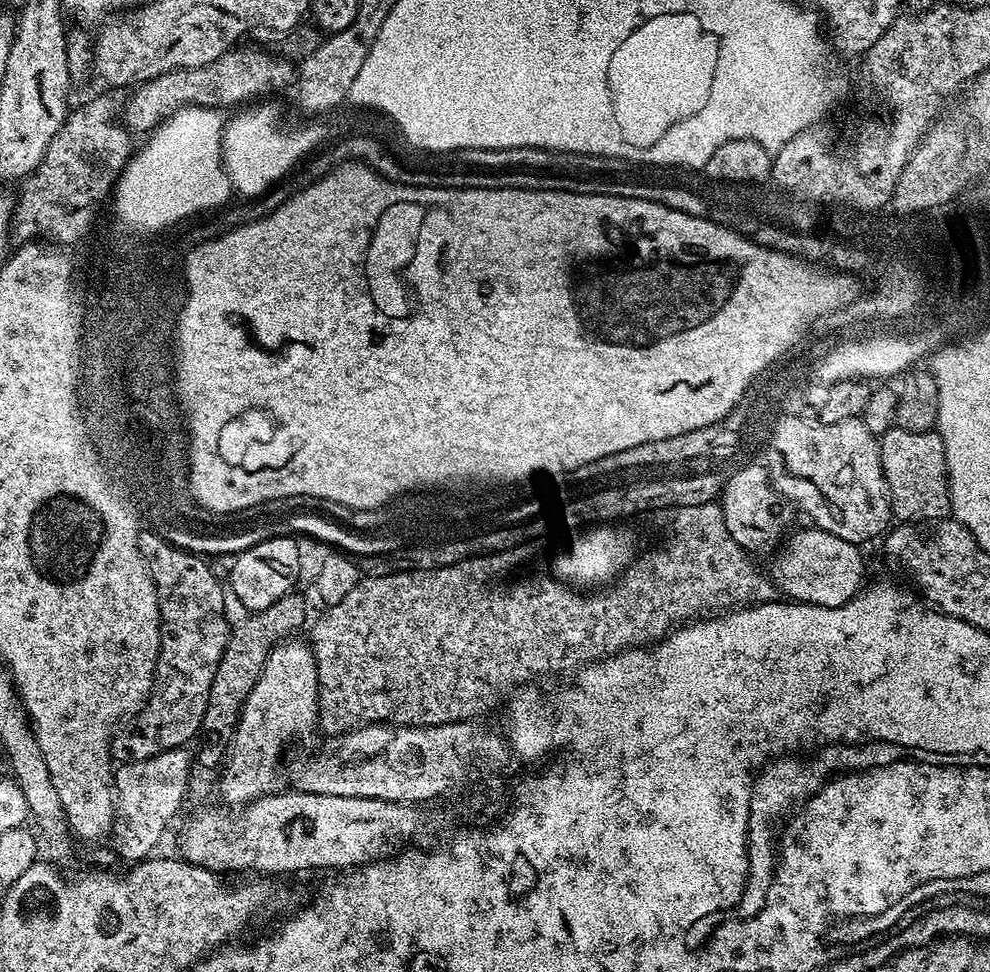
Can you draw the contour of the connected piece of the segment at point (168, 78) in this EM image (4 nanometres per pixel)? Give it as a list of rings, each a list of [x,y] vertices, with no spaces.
[[[244,46],[229,48],[226,54],[222,54],[217,60],[201,68],[179,68],[177,72],[167,72],[158,78],[148,80],[145,84],[139,85],[131,93],[133,96],[129,95],[122,105],[122,124],[124,128],[132,134],[137,134],[137,132],[148,134],[159,126],[162,121],[167,119],[172,112],[179,110],[180,107],[196,105],[198,107],[221,110],[236,110],[241,106],[247,105],[253,98],[263,97],[260,95],[264,92],[264,56],[256,48],[240,47]]]

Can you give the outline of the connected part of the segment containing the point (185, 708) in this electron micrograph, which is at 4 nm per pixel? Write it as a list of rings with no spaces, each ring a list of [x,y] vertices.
[[[148,530],[140,533],[140,553],[142,558],[148,562],[148,570],[152,573],[152,579],[156,581],[156,597],[158,598],[158,606],[160,607],[160,653],[156,659],[156,683],[152,685],[152,695],[148,698],[148,703],[145,704],[143,711],[141,711],[134,720],[136,729],[133,732],[128,732],[125,736],[121,734],[113,735],[112,737],[112,759],[116,762],[127,762],[130,760],[145,760],[146,758],[154,758],[158,754],[162,754],[171,748],[185,747],[195,732],[201,731],[204,715],[206,714],[206,706],[210,698],[210,686],[214,686],[214,674],[218,674],[218,662],[222,662],[222,654],[228,645],[228,637],[230,635],[230,621],[224,611],[224,593],[225,589],[220,588],[220,584],[216,581],[214,573],[208,569],[209,562],[203,555],[197,554],[193,551],[188,551],[185,548],[176,548],[170,544],[163,535],[157,534],[155,531],[148,532]]]

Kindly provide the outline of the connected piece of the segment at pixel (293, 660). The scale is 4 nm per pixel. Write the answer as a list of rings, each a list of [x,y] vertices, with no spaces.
[[[296,638],[277,644],[242,706],[236,732],[219,773],[218,793],[225,805],[243,806],[281,787],[280,772],[276,769],[280,764],[280,751],[291,740],[308,736],[312,727],[317,727],[319,703],[318,670],[311,647],[307,643],[299,644]]]

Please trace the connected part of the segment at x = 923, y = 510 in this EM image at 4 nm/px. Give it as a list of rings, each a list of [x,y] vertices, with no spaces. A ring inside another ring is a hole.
[[[893,426],[879,437],[882,470],[892,497],[892,514],[897,521],[926,524],[929,520],[947,520],[952,516],[948,497],[946,450],[939,432],[911,432]]]

